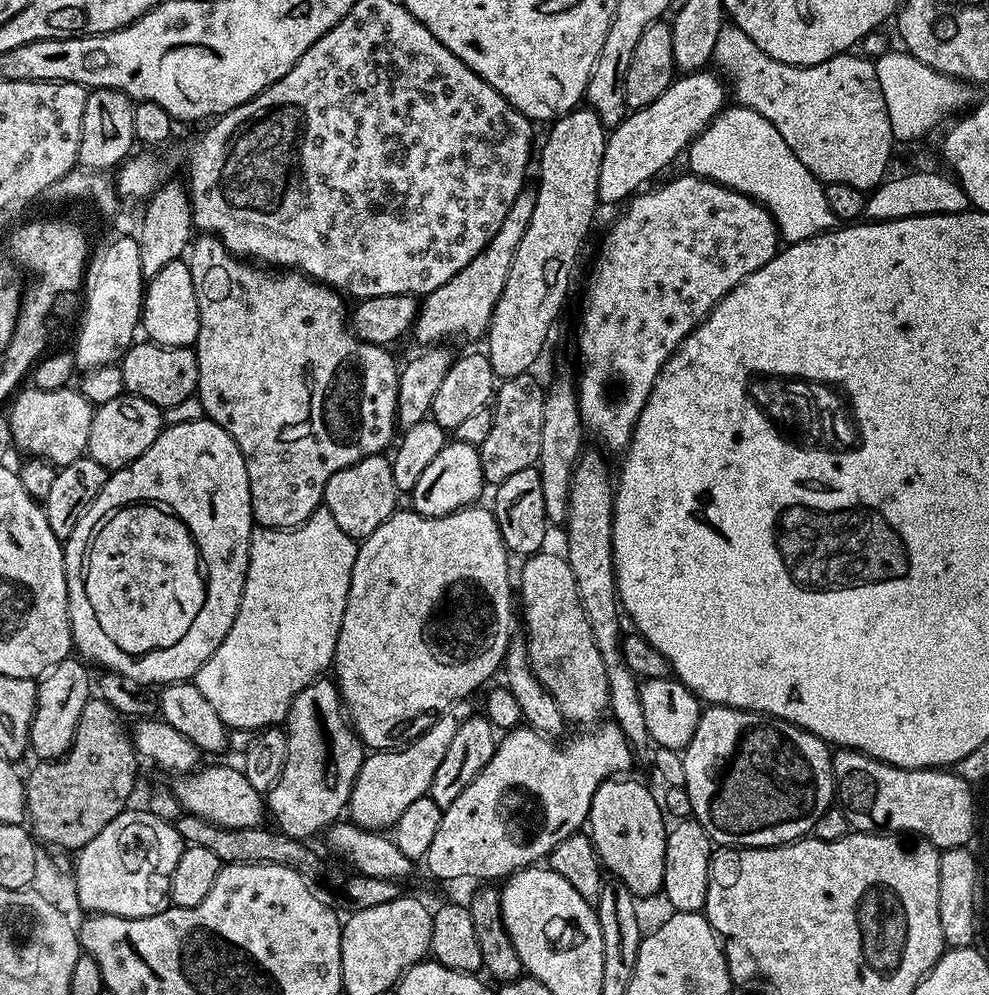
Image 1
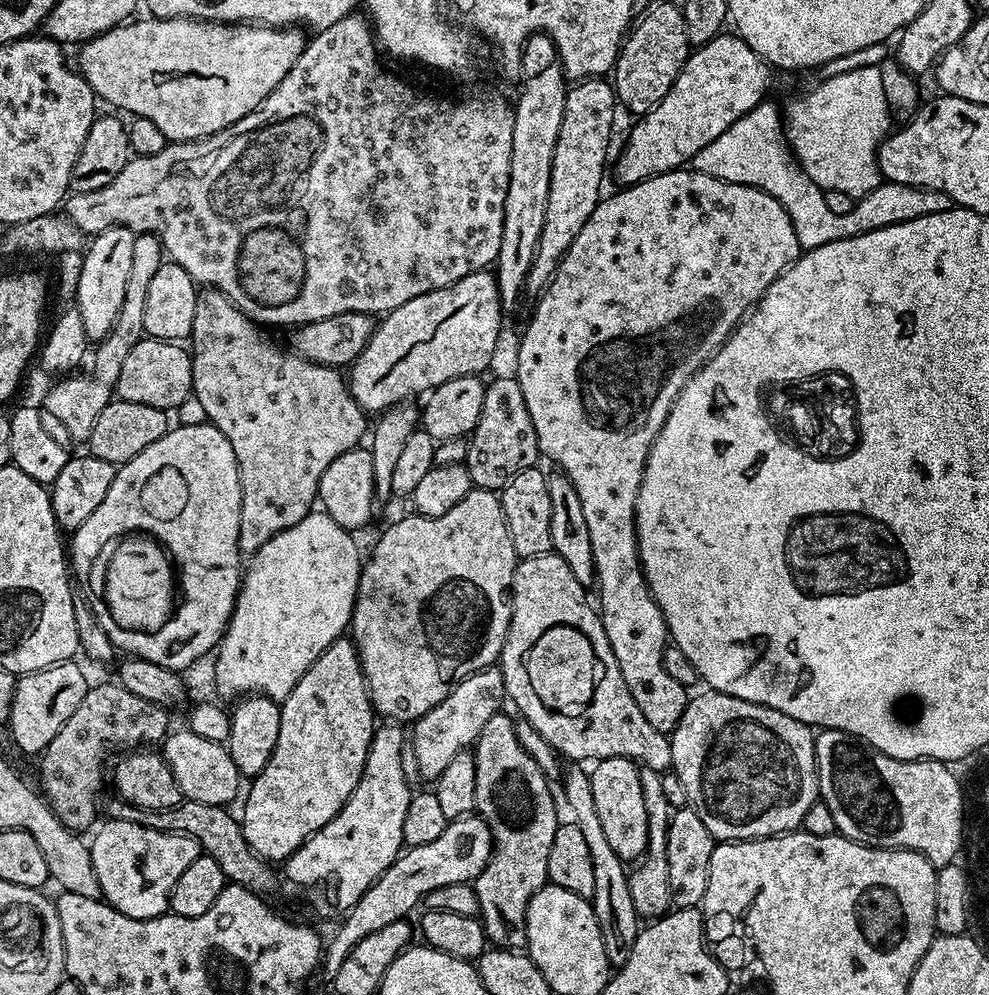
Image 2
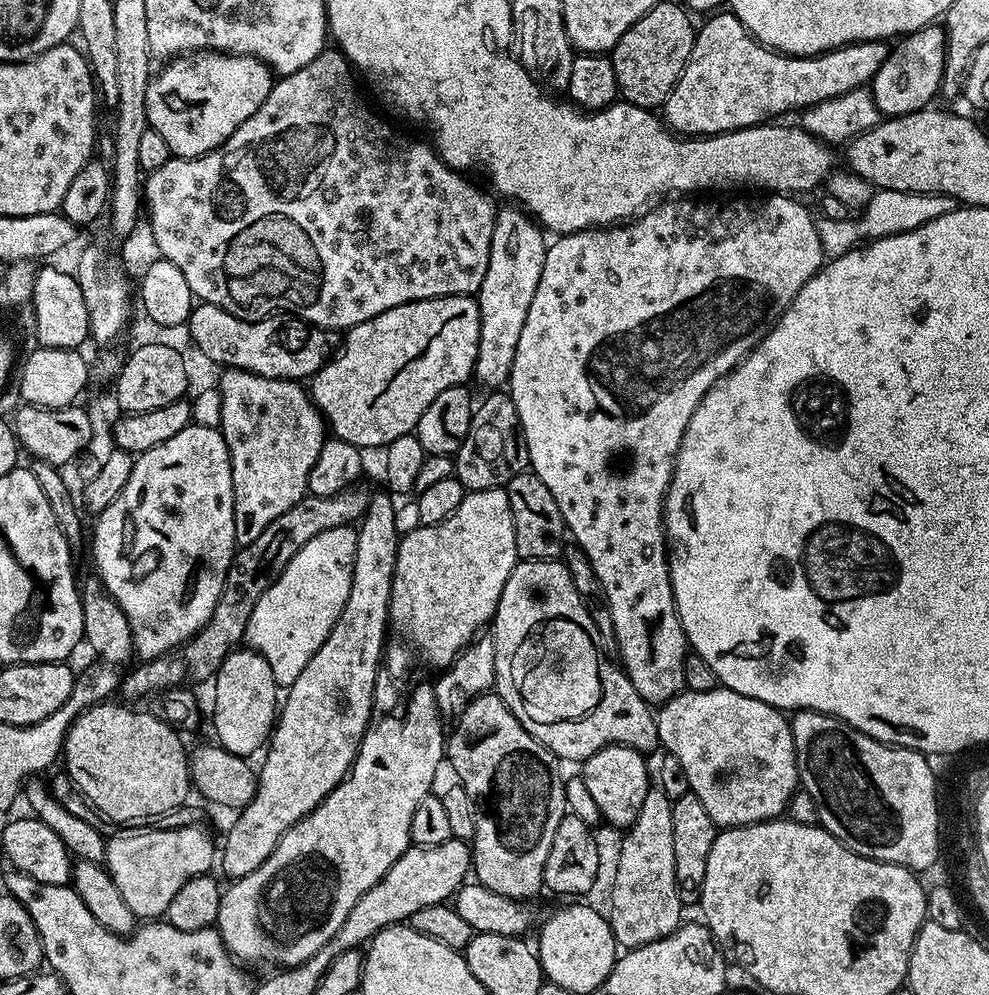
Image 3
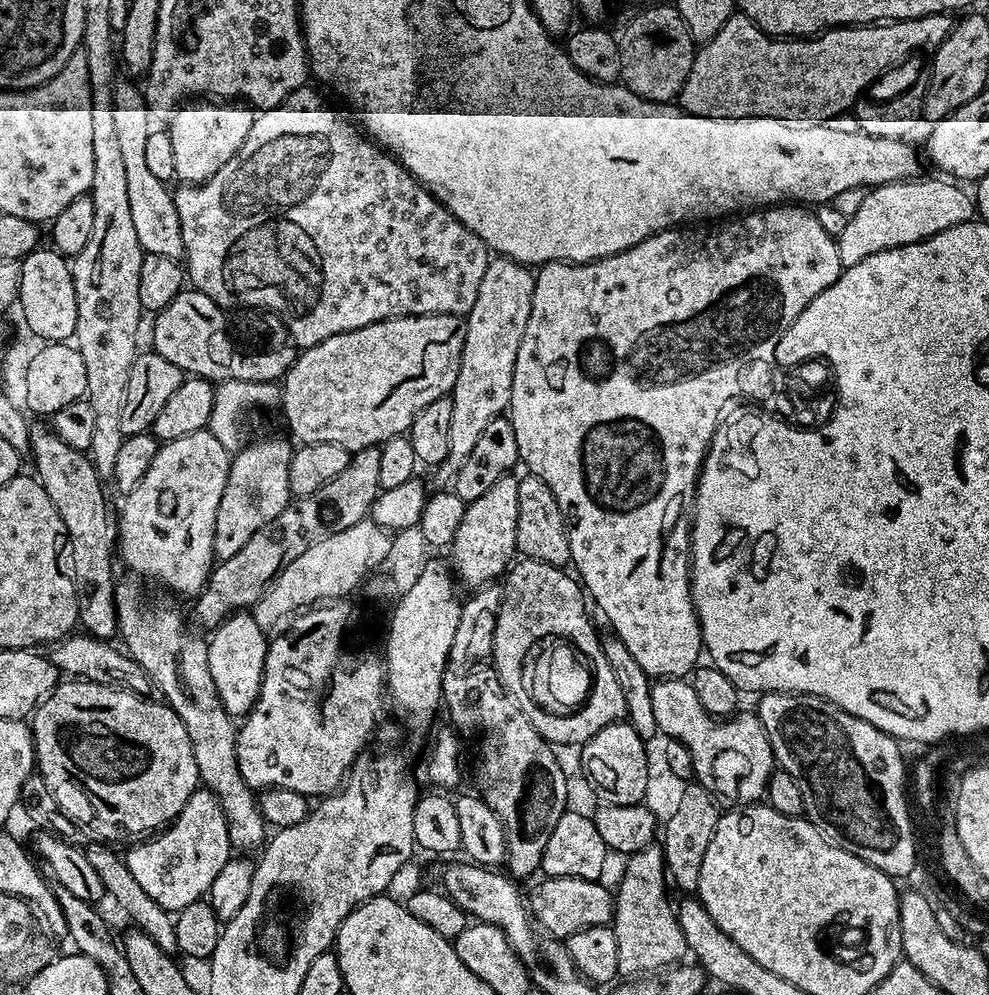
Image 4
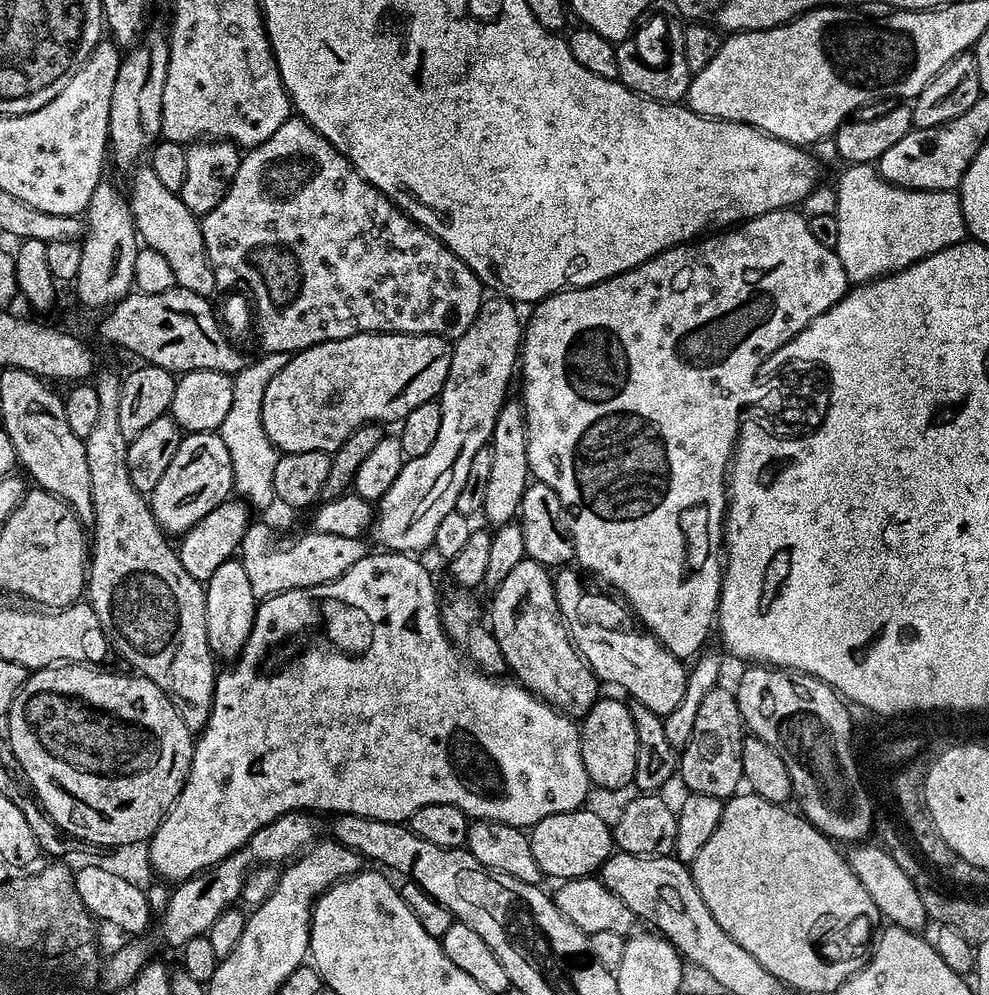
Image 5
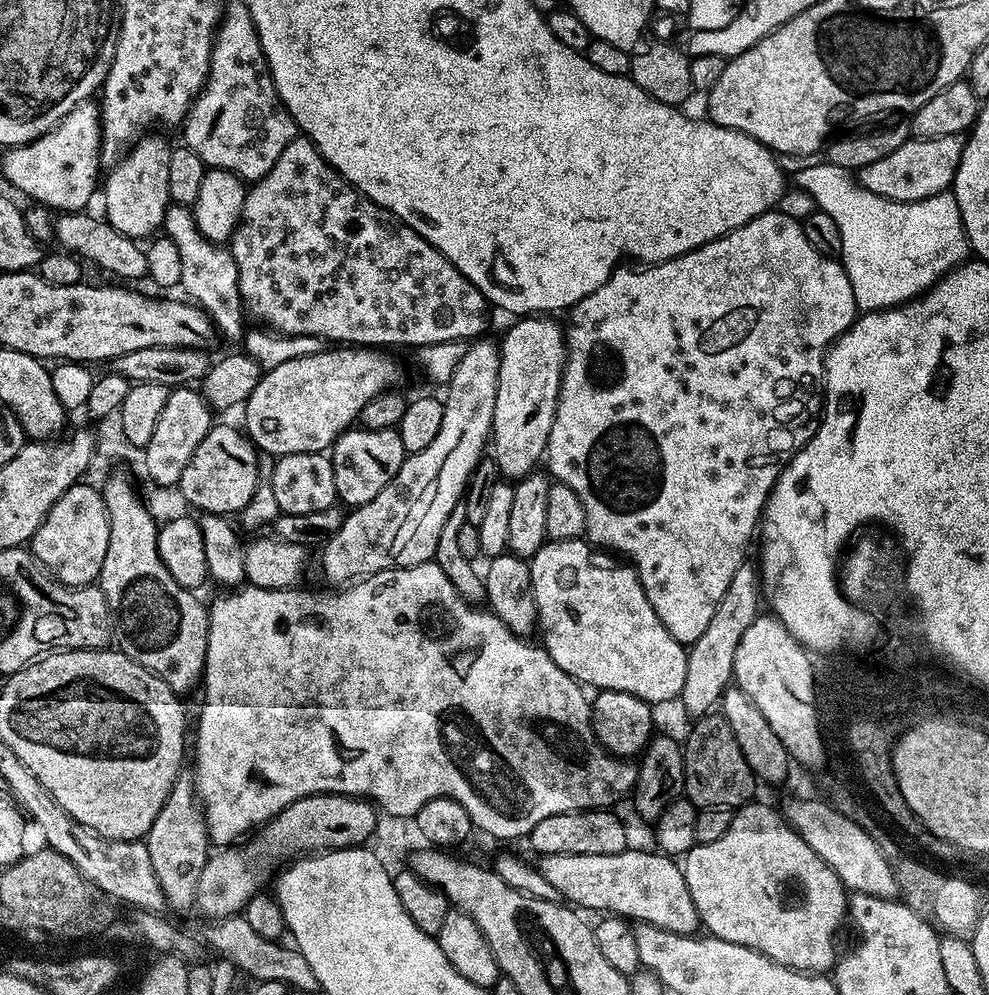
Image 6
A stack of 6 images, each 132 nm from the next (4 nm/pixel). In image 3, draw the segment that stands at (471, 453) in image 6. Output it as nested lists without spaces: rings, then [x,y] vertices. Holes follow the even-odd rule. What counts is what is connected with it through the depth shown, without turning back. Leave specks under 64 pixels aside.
[[[504,207],[496,214],[494,238],[490,242],[490,262],[478,293],[480,337],[474,380],[484,390],[500,390],[507,385],[514,354],[518,350],[518,338],[522,338],[522,326],[526,326],[526,314],[530,311],[530,302],[534,302],[538,278],[542,274],[542,262],[548,249],[545,233],[523,208]]]

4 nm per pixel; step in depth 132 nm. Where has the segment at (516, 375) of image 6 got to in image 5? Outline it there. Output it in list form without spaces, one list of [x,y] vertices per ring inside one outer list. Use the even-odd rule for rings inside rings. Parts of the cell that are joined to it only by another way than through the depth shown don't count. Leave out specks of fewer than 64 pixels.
[[[509,399],[502,406],[494,422],[490,447],[494,450],[494,463],[490,466],[490,482],[486,482],[486,498],[482,516],[492,526],[511,524],[517,519],[522,494],[528,489],[530,473],[526,458],[526,424],[524,422],[524,405],[519,399]]]

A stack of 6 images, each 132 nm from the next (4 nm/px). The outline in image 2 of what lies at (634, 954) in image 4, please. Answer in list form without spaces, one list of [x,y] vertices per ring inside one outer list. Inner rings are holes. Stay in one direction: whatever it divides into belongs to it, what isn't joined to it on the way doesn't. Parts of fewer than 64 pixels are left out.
[[[642,766],[639,772],[639,781],[642,787],[642,796],[645,799],[647,814],[648,842],[647,850],[639,862],[629,873],[630,892],[634,900],[637,915],[642,918],[656,918],[663,915],[671,905],[669,898],[669,859],[666,858],[666,838],[672,809],[663,796],[662,774],[650,767]]]

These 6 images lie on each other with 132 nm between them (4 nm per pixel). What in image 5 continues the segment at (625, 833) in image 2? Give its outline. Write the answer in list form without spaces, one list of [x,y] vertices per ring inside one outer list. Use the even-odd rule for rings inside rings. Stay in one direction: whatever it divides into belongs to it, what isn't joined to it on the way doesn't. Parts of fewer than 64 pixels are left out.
[[[597,699],[596,704],[582,717],[580,730],[580,749],[582,762],[586,766],[589,781],[597,788],[626,787],[634,781],[634,762],[638,750],[638,734],[634,734],[634,718],[630,714],[628,704],[620,700]]]

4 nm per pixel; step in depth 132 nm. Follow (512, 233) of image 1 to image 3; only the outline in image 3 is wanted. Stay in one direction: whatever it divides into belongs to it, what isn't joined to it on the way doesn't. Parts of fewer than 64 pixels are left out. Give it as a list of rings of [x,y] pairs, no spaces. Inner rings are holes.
[[[471,295],[439,296],[438,298],[415,300],[409,304],[394,306],[390,310],[386,310],[382,314],[370,318],[366,322],[356,324],[352,328],[347,329],[343,333],[343,336],[344,341],[338,344],[334,355],[310,378],[312,402],[320,411],[321,416],[324,417],[327,427],[335,439],[350,442],[354,447],[361,450],[367,450],[367,448],[383,450],[387,448],[390,442],[394,442],[394,438],[402,438],[403,436],[415,433],[416,423],[422,414],[422,410],[426,410],[426,406],[430,406],[430,402],[434,402],[434,398],[438,394],[442,394],[442,390],[450,390],[450,386],[454,386],[455,384],[464,384],[467,381],[467,376],[469,379],[475,373],[476,359],[478,358],[478,338],[480,337],[480,305]]]

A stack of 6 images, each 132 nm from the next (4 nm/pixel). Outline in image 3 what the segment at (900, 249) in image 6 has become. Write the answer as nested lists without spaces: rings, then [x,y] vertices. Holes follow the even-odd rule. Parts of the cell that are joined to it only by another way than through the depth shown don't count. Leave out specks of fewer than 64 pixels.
[[[898,190],[873,191],[870,202],[863,210],[846,220],[820,218],[816,220],[818,238],[822,242],[825,257],[841,256],[853,251],[869,240],[881,240],[899,232],[909,232],[954,207],[951,196],[938,196],[935,192],[899,192]]]

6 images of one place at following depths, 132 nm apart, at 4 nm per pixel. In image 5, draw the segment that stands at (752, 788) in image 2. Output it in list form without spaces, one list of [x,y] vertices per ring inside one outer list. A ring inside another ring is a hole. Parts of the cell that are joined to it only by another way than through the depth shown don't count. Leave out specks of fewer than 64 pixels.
[[[568,566],[561,567],[555,573],[554,583],[561,617],[580,655],[588,661],[597,680],[625,688],[635,703],[654,710],[659,716],[668,716],[670,710],[682,702],[682,694],[686,694],[688,668],[685,661],[670,654],[666,646],[645,631],[623,599],[607,591],[587,592],[580,581],[581,573],[572,570]]]

